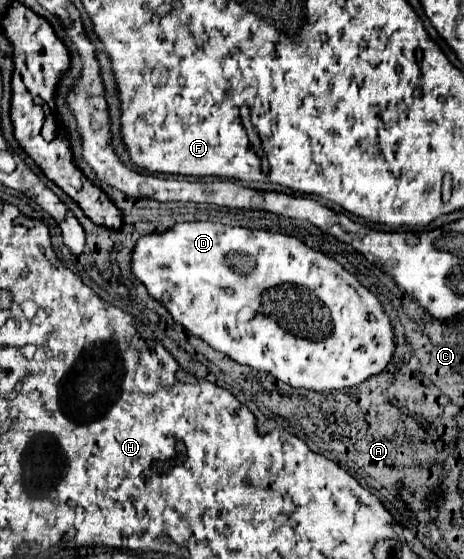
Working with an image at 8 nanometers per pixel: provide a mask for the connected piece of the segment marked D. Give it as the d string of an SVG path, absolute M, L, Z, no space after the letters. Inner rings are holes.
M183 222L183 224L177 224L173 230L167 230L163 234L147 234L137 242L135 252L133 252L133 274L145 284L147 292L171 312L173 320L179 322L187 332L203 338L209 346L231 356L235 362L251 366L255 370L271 372L277 380L287 382L293 388L307 388L307 390L323 392L323 390L341 390L341 388L357 386L365 382L367 378L383 372L395 352L393 326L381 302L377 300L377 296L371 290L367 290L351 272L347 272L333 258L305 246L293 236L285 236L285 234L269 232L269 230L231 228L217 222Z

